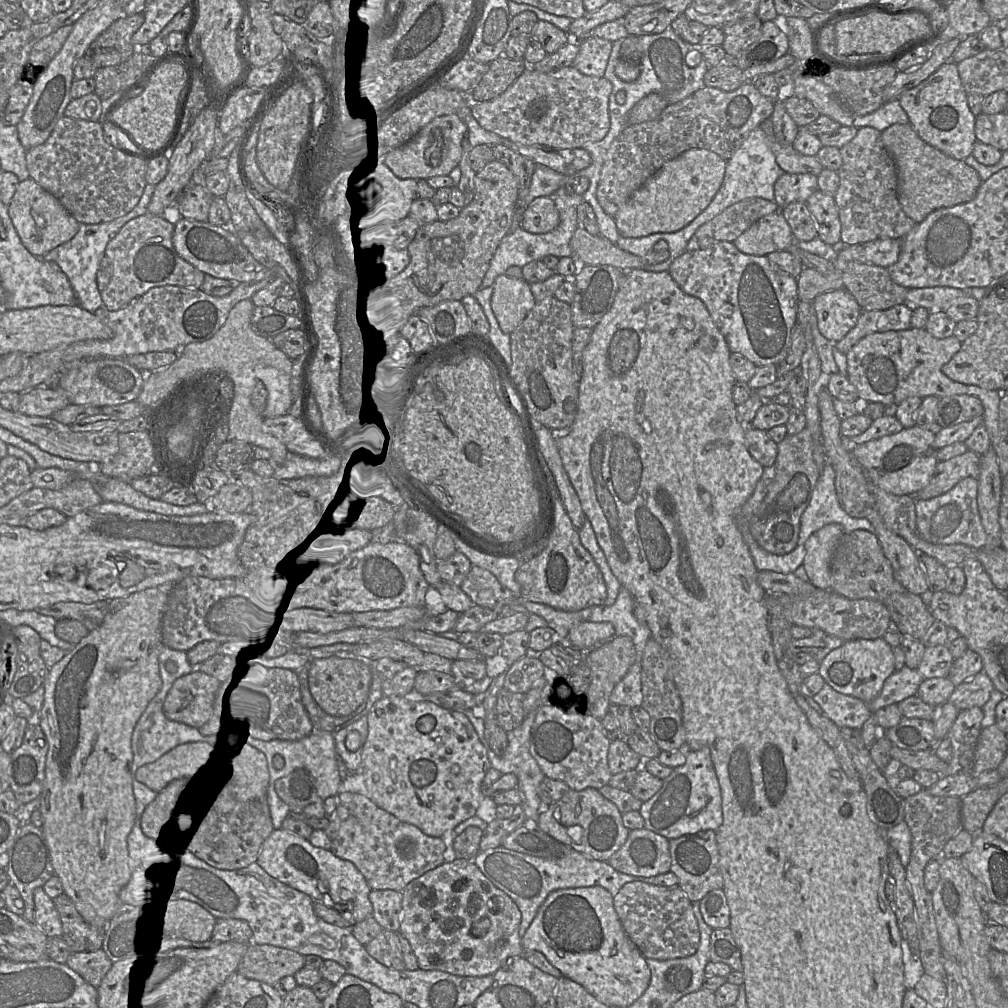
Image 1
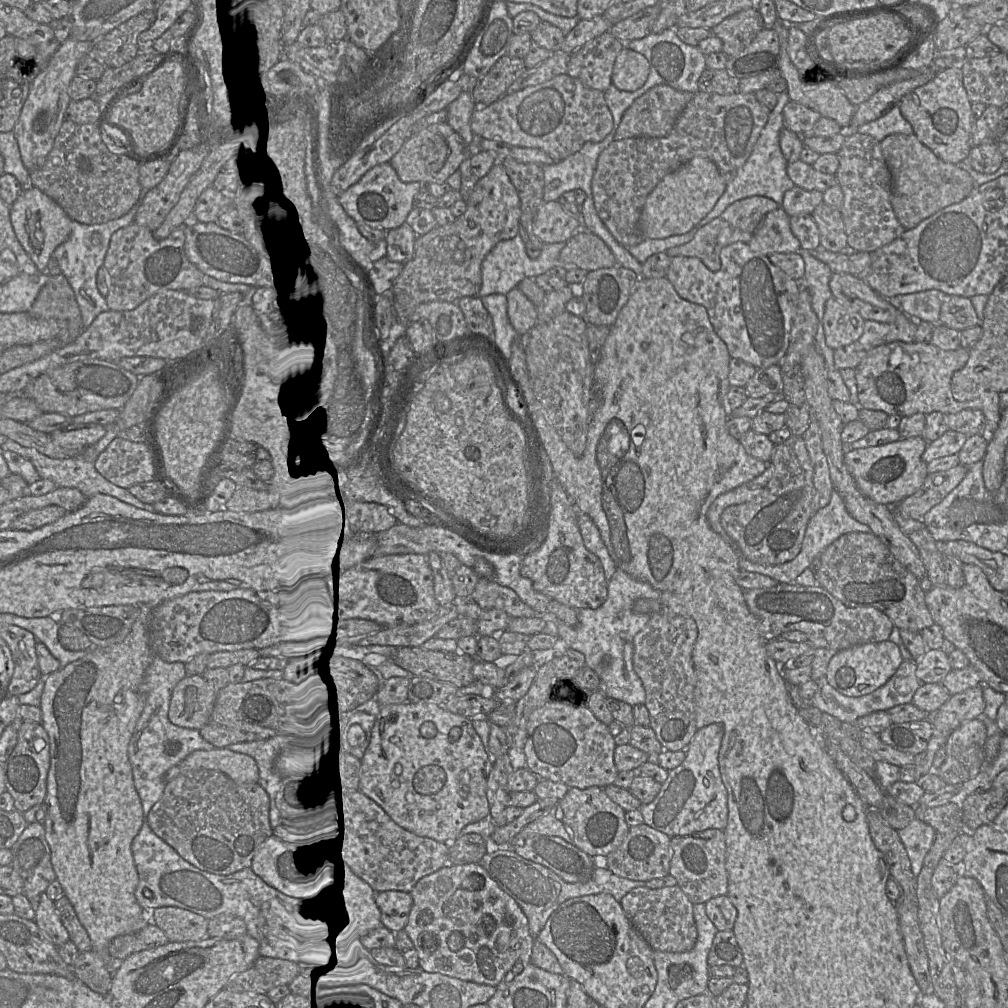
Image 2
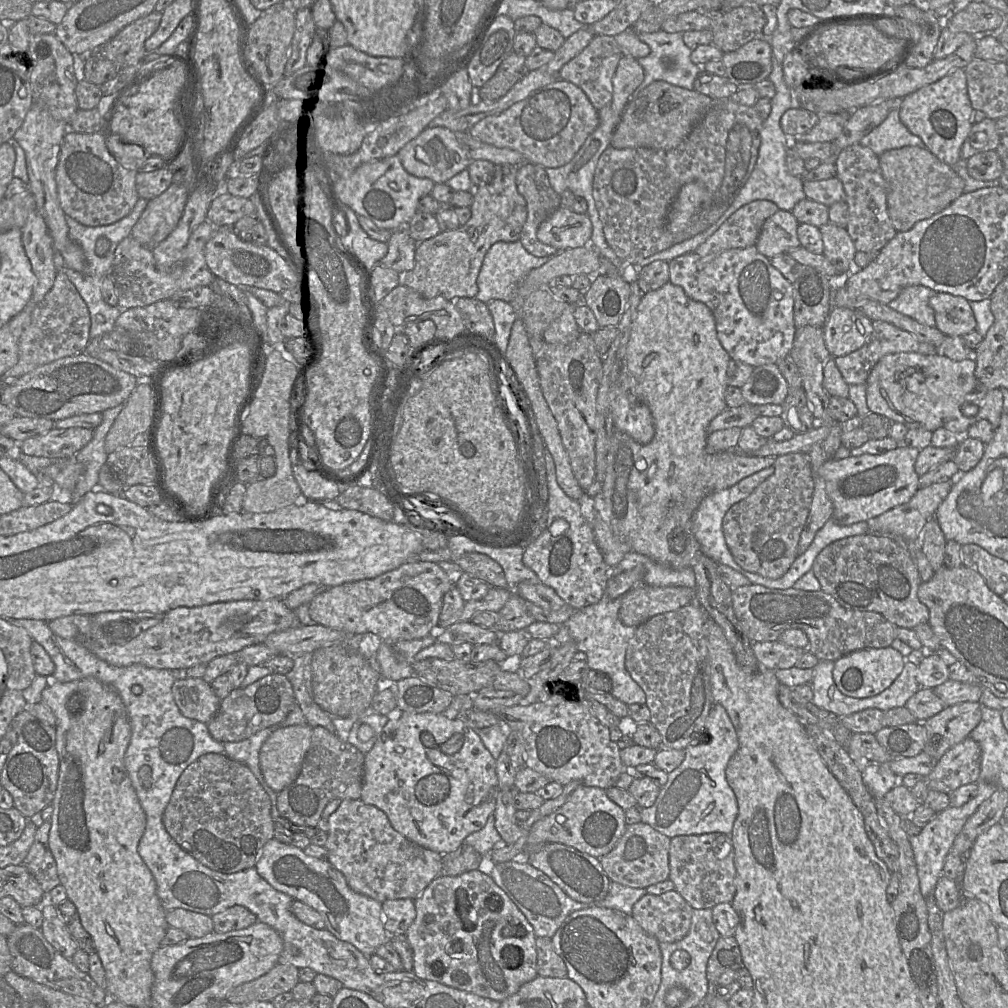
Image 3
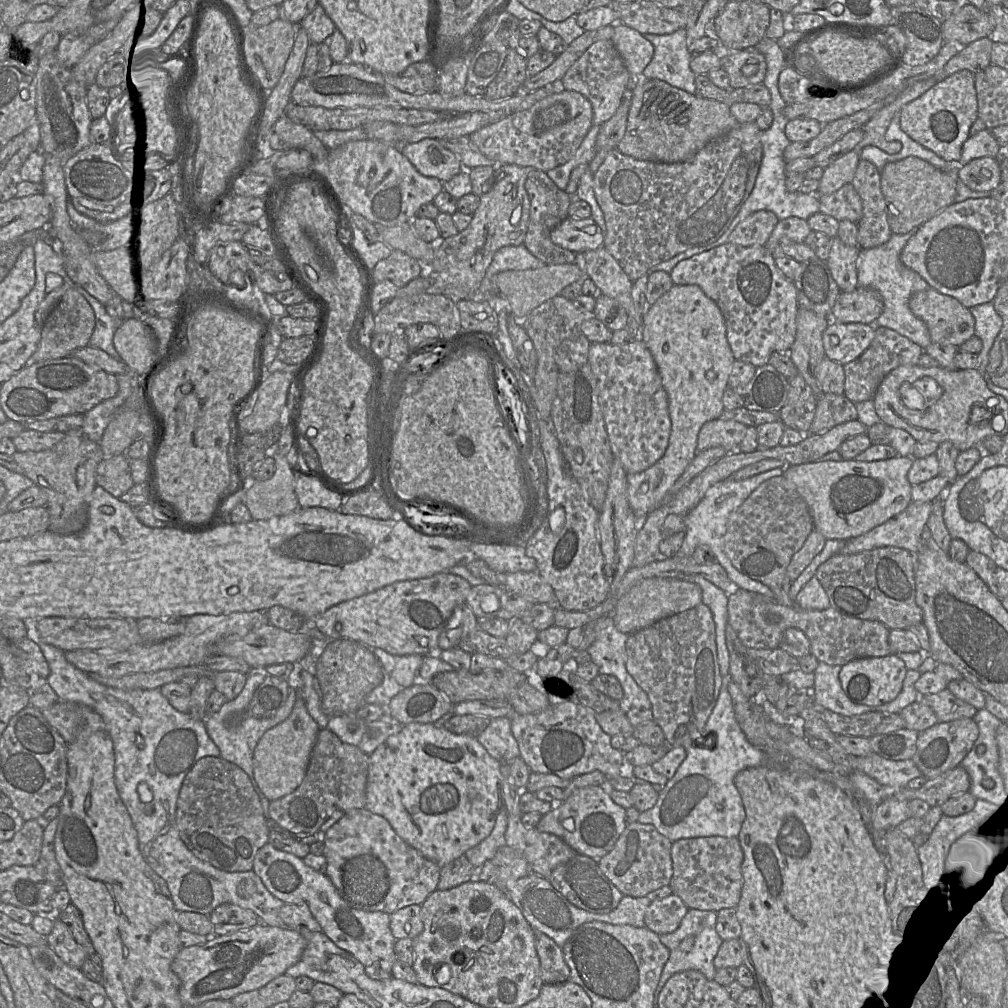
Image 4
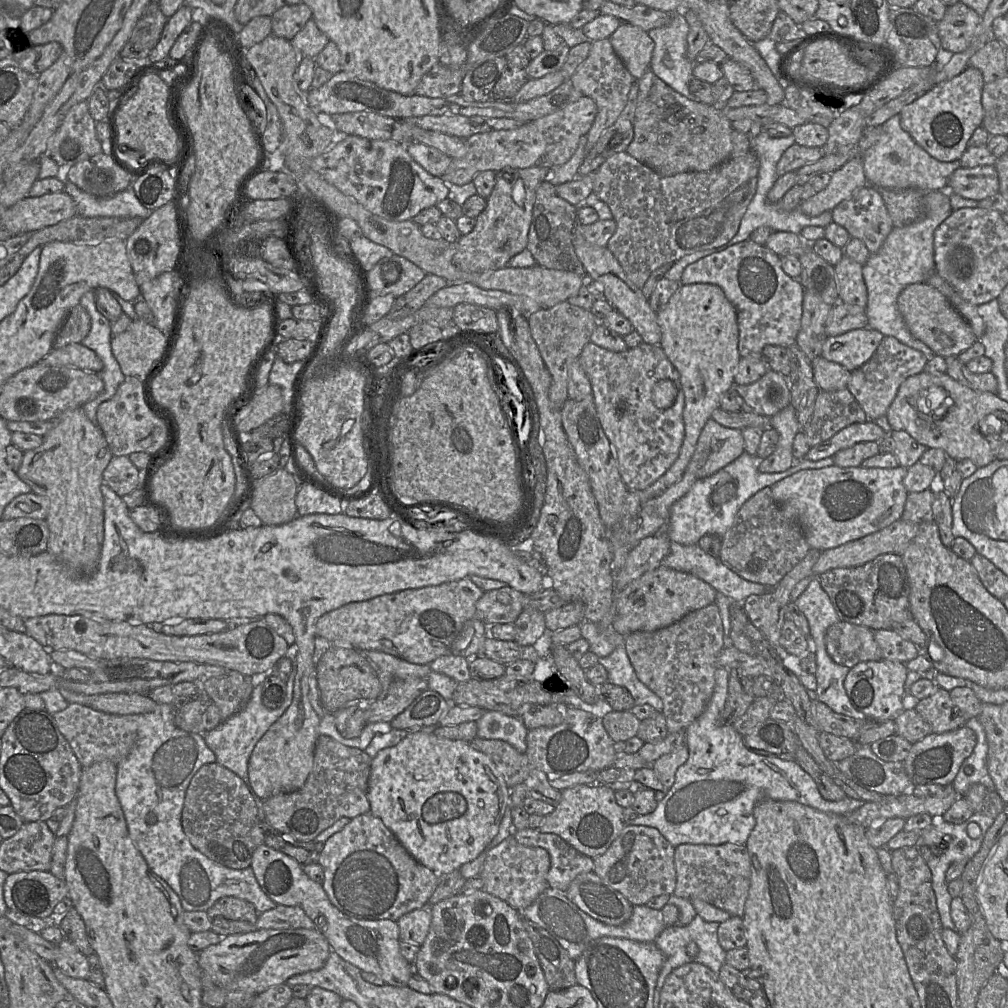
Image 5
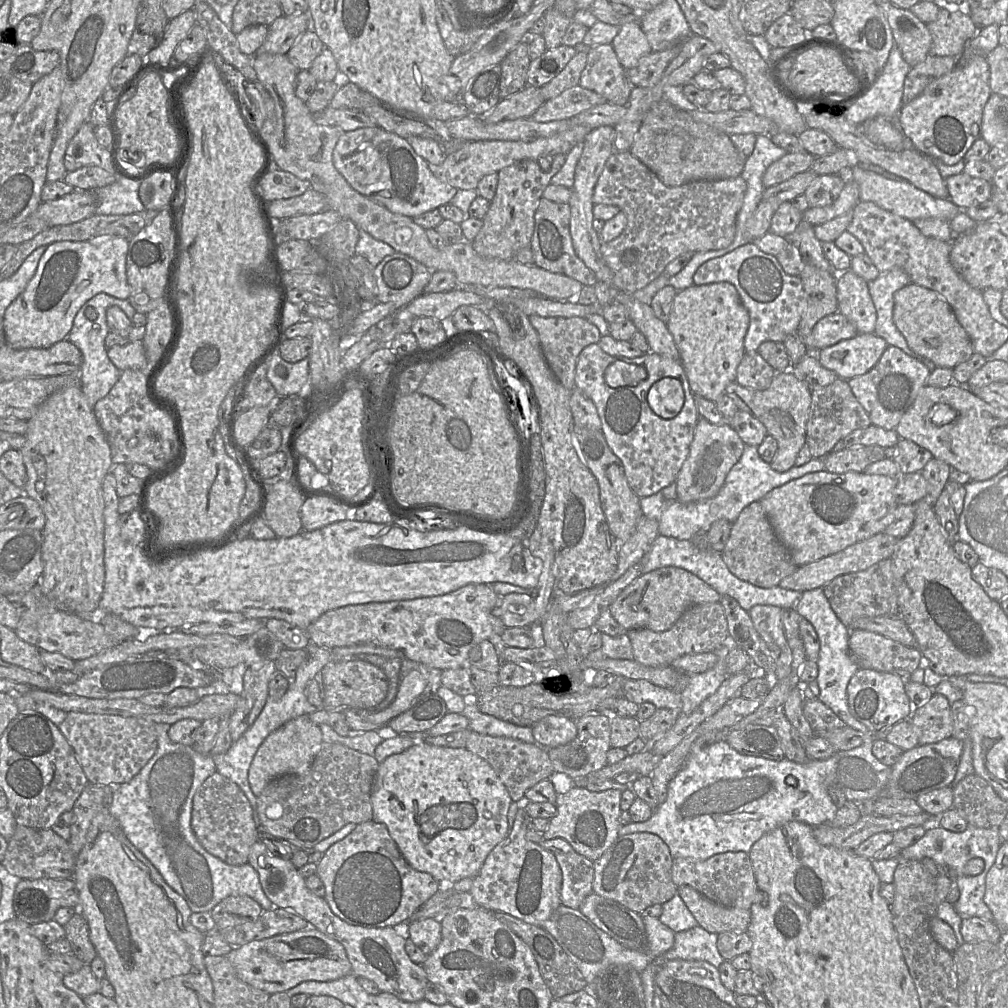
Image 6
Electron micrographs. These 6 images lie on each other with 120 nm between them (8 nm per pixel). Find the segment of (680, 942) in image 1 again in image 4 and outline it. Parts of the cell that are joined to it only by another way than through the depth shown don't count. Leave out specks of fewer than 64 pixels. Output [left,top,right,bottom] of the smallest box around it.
[645,894,688,935]

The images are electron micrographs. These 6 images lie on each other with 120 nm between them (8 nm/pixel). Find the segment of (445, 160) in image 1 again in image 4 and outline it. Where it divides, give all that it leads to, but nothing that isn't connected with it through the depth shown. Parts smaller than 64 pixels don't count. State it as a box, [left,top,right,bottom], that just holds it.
[402,138,465,181]

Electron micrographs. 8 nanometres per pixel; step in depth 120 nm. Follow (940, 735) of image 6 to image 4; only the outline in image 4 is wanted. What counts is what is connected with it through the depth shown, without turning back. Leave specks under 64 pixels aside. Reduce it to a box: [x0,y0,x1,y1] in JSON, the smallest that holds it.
[919,688,977,722]

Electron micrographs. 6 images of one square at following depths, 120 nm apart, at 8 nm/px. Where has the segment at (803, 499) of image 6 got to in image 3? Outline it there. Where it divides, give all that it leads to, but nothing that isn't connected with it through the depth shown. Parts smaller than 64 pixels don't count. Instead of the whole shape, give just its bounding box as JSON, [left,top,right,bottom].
[818,444,920,525]

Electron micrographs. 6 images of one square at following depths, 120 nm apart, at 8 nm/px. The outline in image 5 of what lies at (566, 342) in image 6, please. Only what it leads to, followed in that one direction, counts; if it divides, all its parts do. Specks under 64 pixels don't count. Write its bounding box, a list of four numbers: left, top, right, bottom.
[527,301,599,409]

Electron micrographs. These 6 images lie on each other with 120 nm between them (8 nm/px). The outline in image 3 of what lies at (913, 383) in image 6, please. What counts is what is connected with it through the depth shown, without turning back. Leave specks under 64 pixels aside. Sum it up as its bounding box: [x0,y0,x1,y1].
[834,320,920,385]

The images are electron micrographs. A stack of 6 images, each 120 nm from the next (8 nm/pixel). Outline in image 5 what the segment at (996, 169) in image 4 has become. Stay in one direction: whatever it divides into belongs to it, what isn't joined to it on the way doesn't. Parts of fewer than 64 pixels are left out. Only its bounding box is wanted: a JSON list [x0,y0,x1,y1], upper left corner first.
[948,165,999,201]

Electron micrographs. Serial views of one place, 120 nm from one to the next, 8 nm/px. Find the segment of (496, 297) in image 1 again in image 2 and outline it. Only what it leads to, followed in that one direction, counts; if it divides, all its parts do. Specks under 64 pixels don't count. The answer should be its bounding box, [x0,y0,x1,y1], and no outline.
[506,287,537,336]

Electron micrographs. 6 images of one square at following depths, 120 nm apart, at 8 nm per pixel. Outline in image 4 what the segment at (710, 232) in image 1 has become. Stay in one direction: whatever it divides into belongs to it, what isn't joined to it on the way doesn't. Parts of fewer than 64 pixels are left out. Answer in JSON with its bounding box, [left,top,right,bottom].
[727,211,778,247]

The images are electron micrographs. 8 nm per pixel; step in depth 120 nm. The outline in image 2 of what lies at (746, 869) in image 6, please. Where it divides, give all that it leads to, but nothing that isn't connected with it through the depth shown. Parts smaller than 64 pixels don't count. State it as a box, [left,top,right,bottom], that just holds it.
[669,828,727,904]

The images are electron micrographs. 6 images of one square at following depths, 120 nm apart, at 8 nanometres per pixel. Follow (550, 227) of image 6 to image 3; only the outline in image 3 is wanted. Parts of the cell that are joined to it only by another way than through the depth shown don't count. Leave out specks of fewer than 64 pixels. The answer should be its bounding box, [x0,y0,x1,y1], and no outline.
[516,163,561,257]

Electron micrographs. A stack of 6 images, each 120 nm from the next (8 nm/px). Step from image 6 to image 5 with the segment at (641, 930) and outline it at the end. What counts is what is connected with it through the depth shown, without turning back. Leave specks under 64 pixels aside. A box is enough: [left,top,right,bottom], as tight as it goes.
[564,871,633,926]

